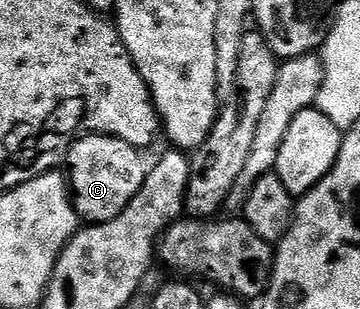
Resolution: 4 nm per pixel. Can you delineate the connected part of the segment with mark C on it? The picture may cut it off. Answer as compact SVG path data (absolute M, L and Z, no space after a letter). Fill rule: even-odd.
M81 134L68 151L66 179L70 184L70 202L81 220L109 223L117 219L130 201L144 188L146 162L137 148L112 135Z

